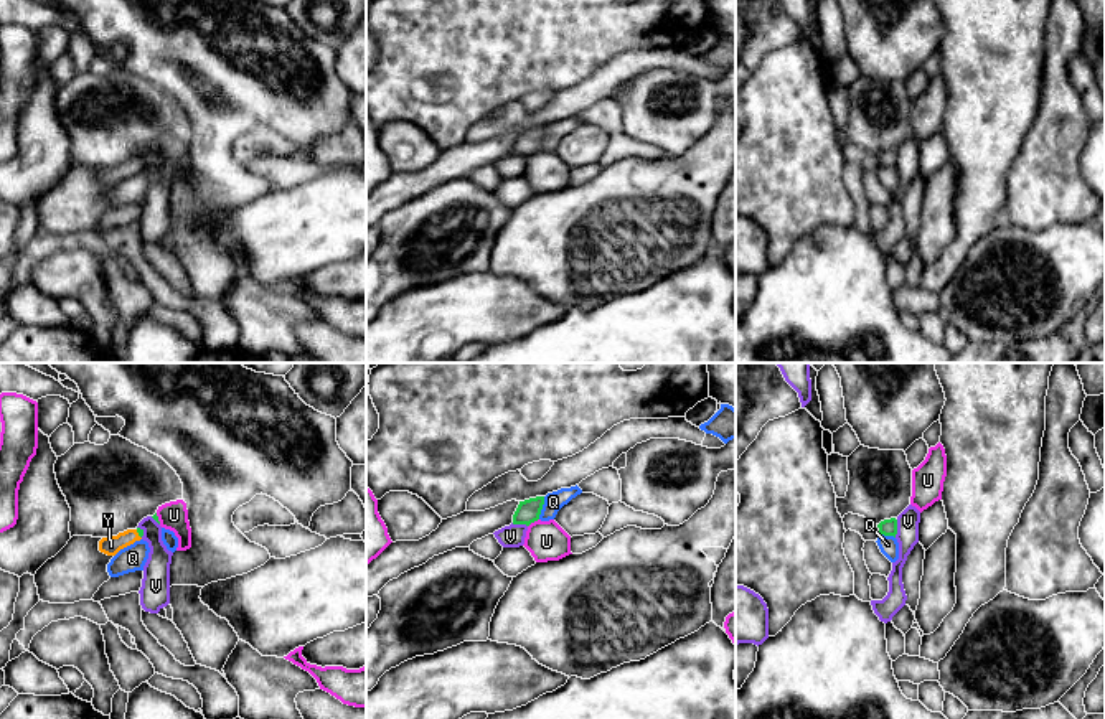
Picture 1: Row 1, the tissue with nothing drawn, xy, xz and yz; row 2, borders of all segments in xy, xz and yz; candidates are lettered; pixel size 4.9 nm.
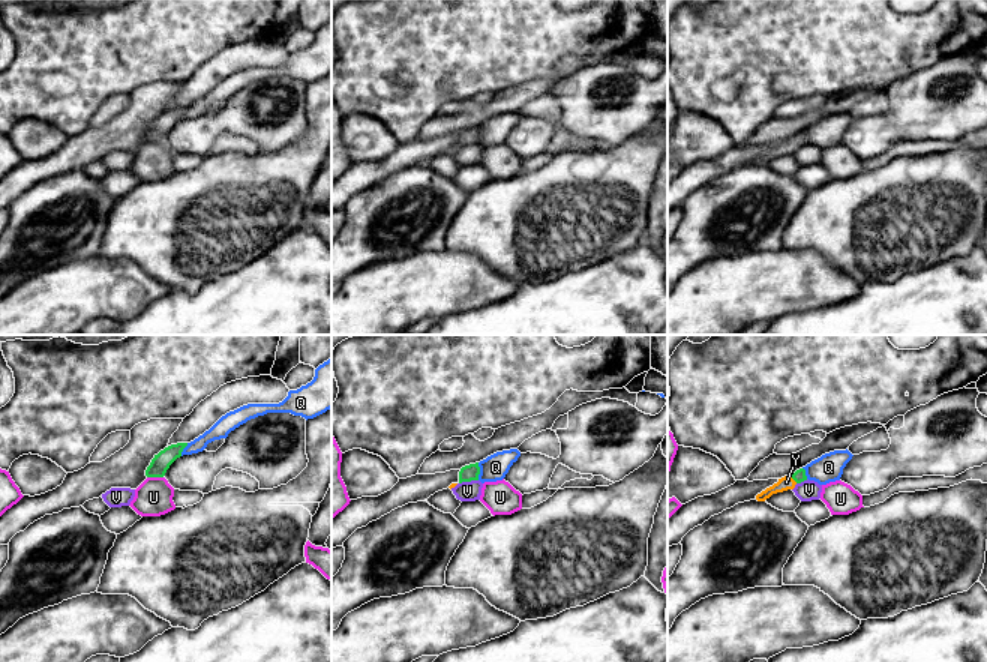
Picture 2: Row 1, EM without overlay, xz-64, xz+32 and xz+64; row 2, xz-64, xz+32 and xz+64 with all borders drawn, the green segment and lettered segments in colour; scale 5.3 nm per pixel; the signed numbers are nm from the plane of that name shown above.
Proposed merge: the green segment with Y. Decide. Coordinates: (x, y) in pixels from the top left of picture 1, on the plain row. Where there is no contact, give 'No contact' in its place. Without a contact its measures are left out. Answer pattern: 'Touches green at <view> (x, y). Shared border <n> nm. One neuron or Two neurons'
Touches green at xy (139, 165). Shared border 50 nm. One neuron

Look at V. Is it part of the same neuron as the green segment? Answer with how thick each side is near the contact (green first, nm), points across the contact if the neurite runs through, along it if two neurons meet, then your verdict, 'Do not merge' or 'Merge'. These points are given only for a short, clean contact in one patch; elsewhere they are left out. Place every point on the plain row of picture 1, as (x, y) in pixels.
Thickness 80 nm (green) against 110 nm. Boundary: yz (898, 150), (898, 164), (894, 167). Do not merge

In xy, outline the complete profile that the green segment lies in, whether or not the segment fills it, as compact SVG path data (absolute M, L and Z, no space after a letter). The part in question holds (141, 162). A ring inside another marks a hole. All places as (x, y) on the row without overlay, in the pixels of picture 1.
M127 160L124 163L119 163L112 168L102 168L99 172L99 181L107 186L115 186L120 180L134 175L135 172L140 172L143 167L143 160Z

